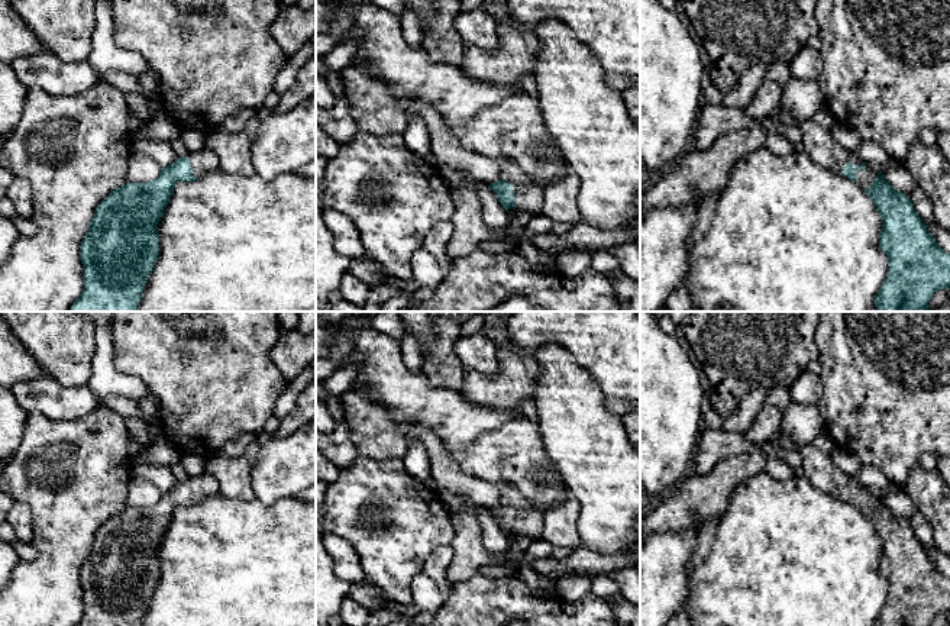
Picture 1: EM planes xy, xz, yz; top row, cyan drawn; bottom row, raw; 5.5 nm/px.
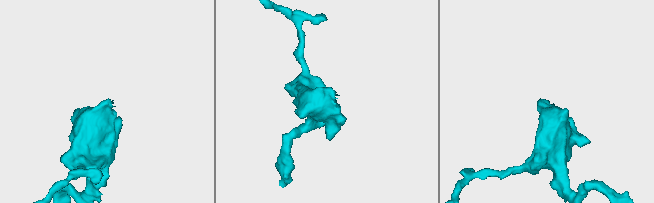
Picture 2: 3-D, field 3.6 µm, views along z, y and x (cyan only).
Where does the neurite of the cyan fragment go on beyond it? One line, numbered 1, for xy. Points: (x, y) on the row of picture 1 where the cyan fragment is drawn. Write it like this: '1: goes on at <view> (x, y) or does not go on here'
1: goes on at xy (203, 163)

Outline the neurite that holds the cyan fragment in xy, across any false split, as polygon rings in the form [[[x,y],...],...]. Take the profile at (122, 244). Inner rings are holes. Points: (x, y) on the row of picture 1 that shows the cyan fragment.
[[[204,146],[200,152],[188,154],[184,158],[175,158],[171,165],[161,168],[155,180],[140,184],[126,181],[101,200],[80,246],[84,288],[81,296],[72,303],[70,312],[136,312],[146,280],[159,255],[156,225],[164,214],[177,183],[204,178],[217,168],[220,168],[217,155],[210,148]]]

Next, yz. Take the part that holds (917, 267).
[[[812,119],[794,122],[802,132],[802,148],[811,159],[833,171],[840,171],[857,181],[880,214],[882,230],[879,248],[888,256],[888,274],[875,297],[876,312],[928,312],[928,301],[938,290],[950,287],[950,254],[946,254],[931,236],[922,219],[915,212],[909,196],[896,191],[883,178],[882,171],[847,152],[833,138],[828,129]]]

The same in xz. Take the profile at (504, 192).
[[[510,158],[497,161],[501,178],[491,183],[491,190],[497,194],[501,206],[514,209],[523,217],[540,216],[545,201],[545,188],[534,184],[530,177],[520,170],[518,164]]]

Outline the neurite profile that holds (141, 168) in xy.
[[[132,154],[127,161],[127,183],[148,183],[159,175],[159,165],[146,155]]]

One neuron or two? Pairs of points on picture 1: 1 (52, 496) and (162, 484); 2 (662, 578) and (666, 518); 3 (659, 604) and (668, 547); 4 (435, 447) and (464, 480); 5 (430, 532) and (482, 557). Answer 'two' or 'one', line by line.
1: two
2: two
3: one
4: one
5: two

